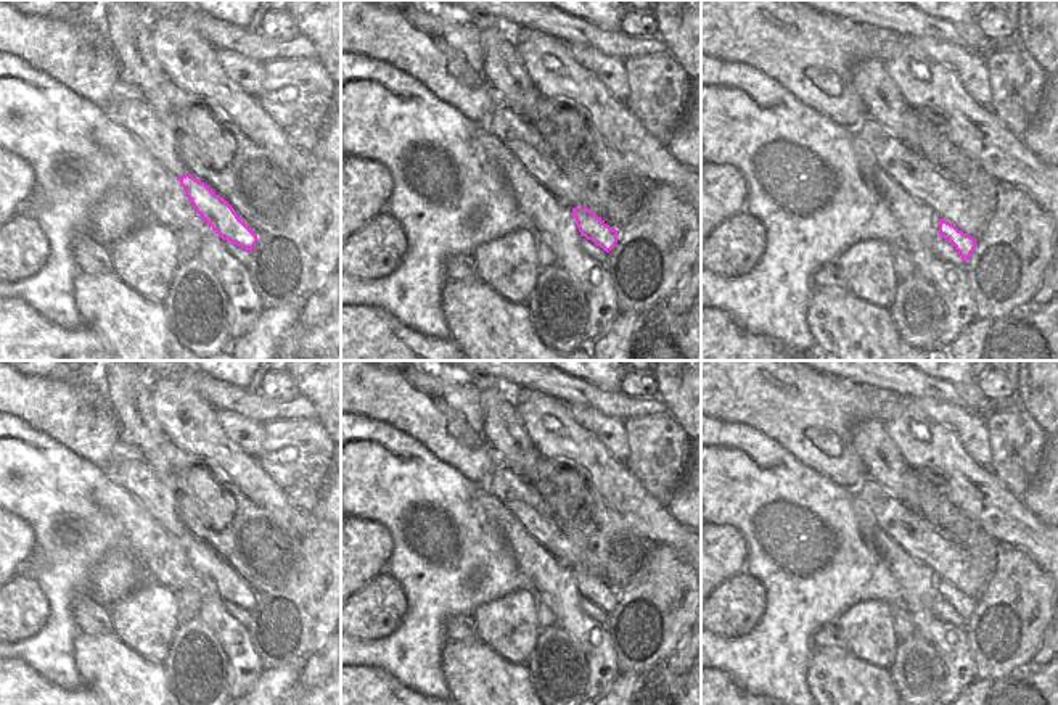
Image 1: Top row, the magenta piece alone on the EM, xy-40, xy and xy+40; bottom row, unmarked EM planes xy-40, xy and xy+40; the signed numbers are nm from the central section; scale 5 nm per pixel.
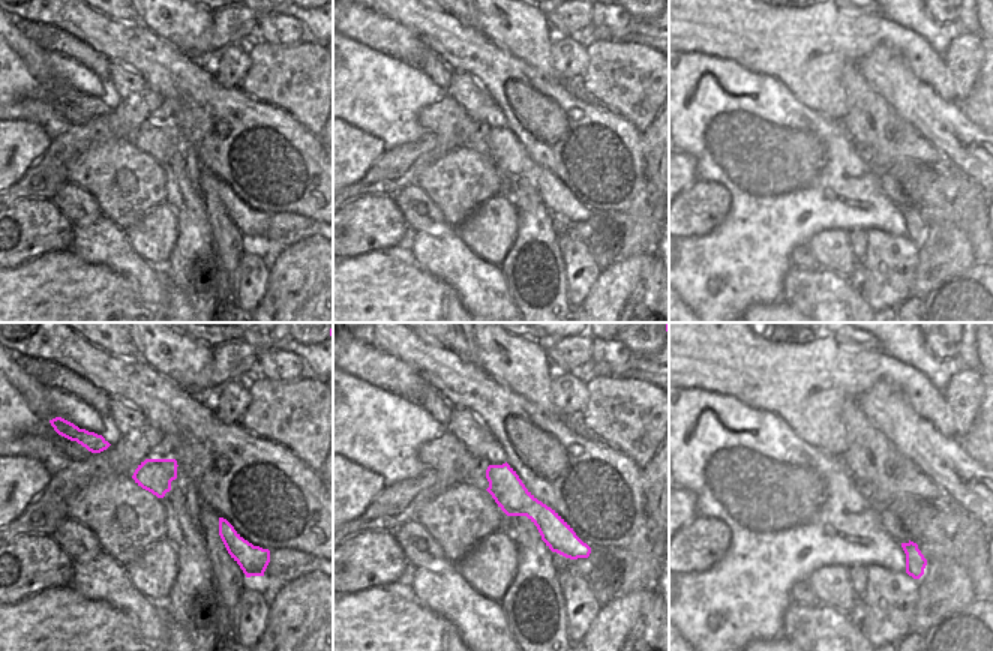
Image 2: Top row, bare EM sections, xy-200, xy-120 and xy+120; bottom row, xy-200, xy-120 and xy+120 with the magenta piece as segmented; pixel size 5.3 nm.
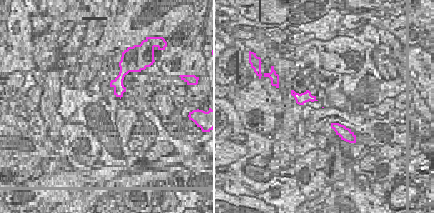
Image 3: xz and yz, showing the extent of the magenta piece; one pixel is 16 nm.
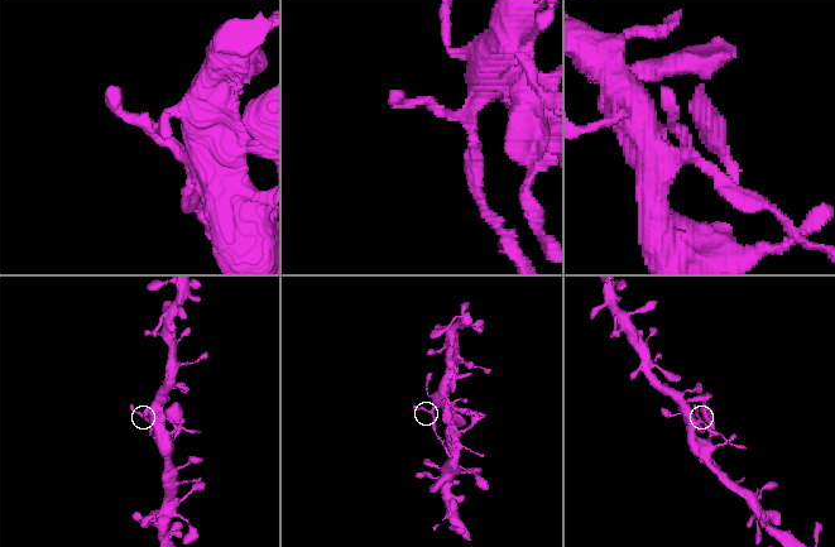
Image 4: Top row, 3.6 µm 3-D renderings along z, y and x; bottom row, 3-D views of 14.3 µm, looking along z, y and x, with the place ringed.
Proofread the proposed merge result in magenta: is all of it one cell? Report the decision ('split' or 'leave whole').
split

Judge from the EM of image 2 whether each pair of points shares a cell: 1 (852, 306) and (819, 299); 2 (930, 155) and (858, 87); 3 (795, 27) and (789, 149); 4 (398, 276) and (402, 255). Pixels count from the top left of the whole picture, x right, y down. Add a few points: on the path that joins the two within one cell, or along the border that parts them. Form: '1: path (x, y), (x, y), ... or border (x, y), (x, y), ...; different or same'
1: path (845, 306), (836, 306), (827, 299); same
2: path (911, 140), (873, 107); same
3: border (764, 75), (777, 78), (803, 104), (822, 116); different
4: border (386, 252), (404, 263), (413, 264); different

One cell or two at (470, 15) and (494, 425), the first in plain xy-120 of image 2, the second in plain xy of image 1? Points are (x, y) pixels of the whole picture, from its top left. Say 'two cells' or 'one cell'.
one cell

